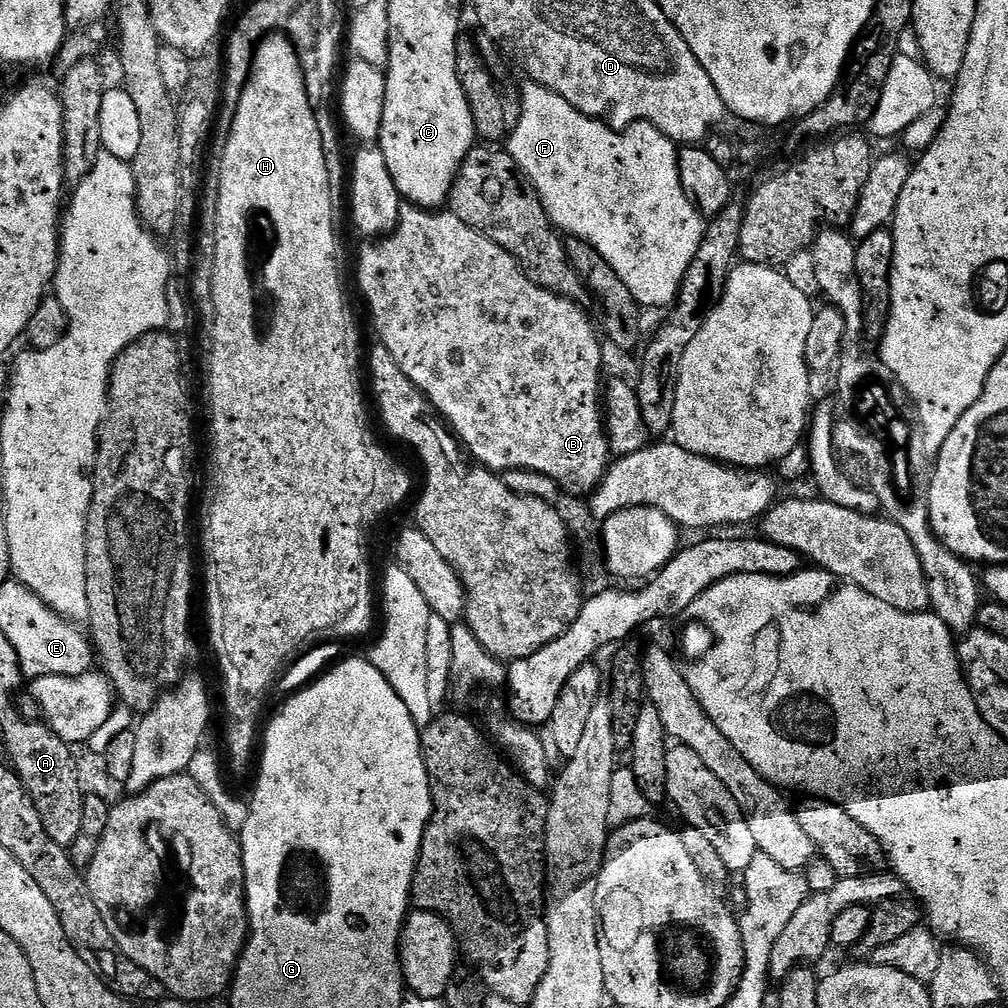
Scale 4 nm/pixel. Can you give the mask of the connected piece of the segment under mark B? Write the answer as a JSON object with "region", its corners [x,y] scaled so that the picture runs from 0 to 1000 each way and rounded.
{"region":[[[402,205],[398,209],[397,219],[393,221],[393,227],[374,238],[377,238],[374,242],[363,243],[357,254],[357,286],[365,297],[365,306],[369,309],[370,319],[373,320],[373,329],[377,332],[376,340],[401,362],[415,382],[426,391],[431,405],[433,400],[432,408],[443,418],[468,454],[493,470],[521,466],[545,472],[561,489],[563,487],[567,492],[582,493],[590,488],[605,459],[601,413],[597,408],[597,377],[595,381],[599,349],[595,346],[596,334],[593,332],[592,322],[590,325],[583,318],[582,312],[575,307],[576,303],[572,299],[564,298],[563,294],[549,290],[547,286],[541,286],[525,273],[521,263],[517,262],[509,251],[503,250],[496,242],[491,242],[483,230],[469,222],[463,222],[447,208]]]}

